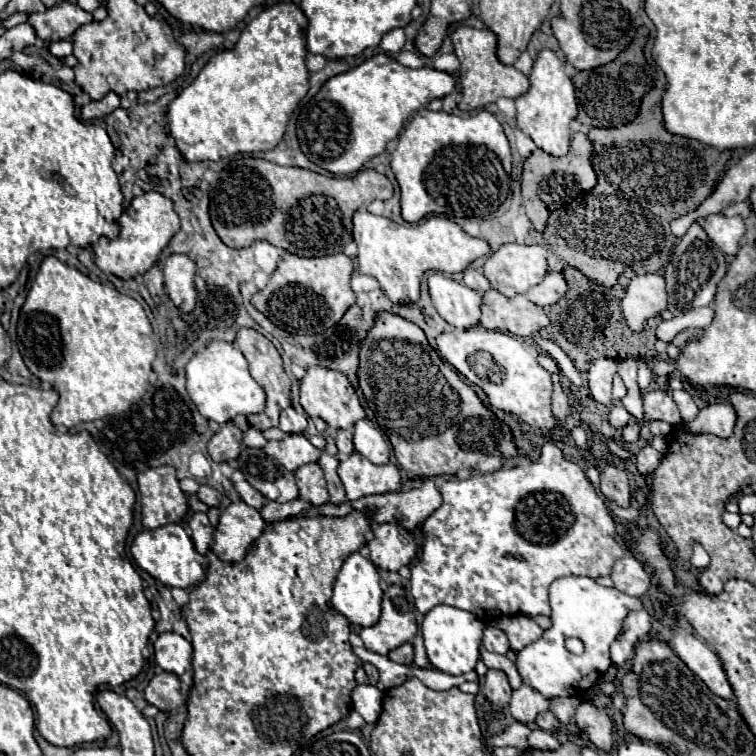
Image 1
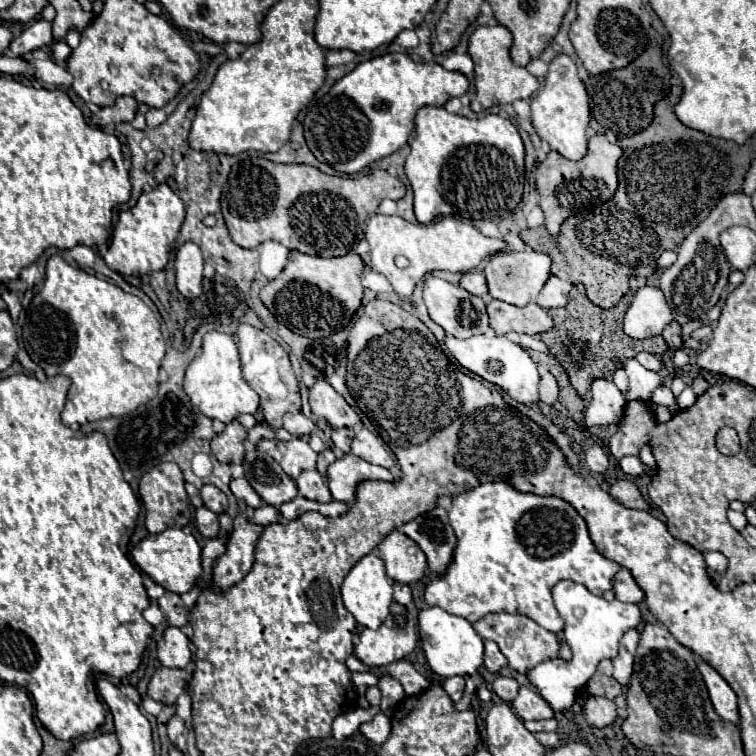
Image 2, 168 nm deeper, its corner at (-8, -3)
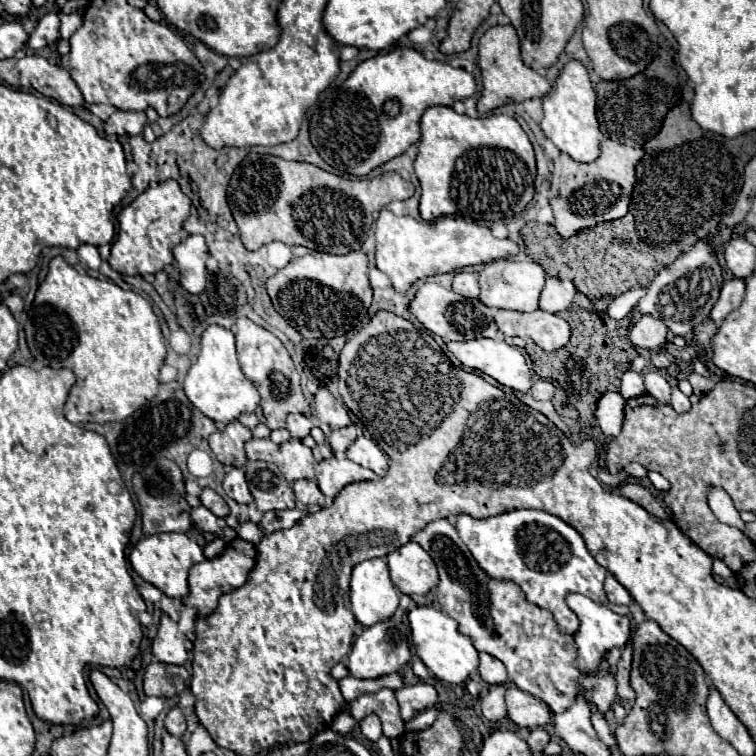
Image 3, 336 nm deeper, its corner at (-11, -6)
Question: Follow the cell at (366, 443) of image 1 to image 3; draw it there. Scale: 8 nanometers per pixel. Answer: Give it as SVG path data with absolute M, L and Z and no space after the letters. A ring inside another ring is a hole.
M359 436L351 448L347 450L347 458L357 462L359 466L365 466L369 470L373 470L379 476L385 476L389 470L389 458L387 454L369 438Z

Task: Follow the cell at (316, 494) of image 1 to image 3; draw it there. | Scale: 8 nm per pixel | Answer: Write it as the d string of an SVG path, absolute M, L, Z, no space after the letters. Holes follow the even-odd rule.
M297 480L293 482L293 492L299 502L305 506L325 506L325 496L313 480Z

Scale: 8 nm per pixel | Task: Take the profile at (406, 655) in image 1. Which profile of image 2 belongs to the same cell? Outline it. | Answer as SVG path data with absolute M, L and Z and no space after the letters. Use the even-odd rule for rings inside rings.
M382 677L380 683L378 683L378 689L382 693L382 705L380 705L382 709L388 709L390 705L398 703L400 699L404 699L402 685L396 679L392 679L392 677Z

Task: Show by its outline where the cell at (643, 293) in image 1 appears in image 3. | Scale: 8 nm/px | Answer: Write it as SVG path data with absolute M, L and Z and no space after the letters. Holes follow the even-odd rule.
M645 314L637 322L633 322L633 326L629 330L629 340L637 348L645 348L645 350L655 352L667 342L667 334L669 334L669 328L665 322Z

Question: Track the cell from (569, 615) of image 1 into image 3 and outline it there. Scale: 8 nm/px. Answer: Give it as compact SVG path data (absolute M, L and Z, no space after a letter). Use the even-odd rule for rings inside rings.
M569 592L565 596L567 606L577 614L579 618L579 630L575 632L575 644L577 644L577 668L581 676L587 676L595 672L603 660L603 656L613 650L613 648L623 648L627 640L631 638L631 616L627 614L617 614L611 608L593 602L591 598L579 594L579 592Z

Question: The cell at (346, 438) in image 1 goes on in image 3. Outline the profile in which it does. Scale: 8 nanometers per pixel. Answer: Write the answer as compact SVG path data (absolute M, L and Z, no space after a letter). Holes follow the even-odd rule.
M353 424L351 426L345 426L345 428L333 430L331 436L329 436L329 444L331 444L335 456L337 458L345 458L345 452L355 442L355 438L357 438L357 432L355 432L355 426Z

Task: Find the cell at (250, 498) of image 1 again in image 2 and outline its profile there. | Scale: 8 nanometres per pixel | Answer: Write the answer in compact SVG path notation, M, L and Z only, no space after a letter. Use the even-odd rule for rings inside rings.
M238 477L238 479L232 479L230 481L230 491L234 493L236 499L242 499L248 507L260 507L262 505L262 499L258 497L258 493L250 487L250 483L244 479L244 477Z

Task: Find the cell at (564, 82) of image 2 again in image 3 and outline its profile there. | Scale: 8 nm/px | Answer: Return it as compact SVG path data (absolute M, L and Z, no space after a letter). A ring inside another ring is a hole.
M569 60L563 70L559 72L559 78L551 92L543 96L543 120L541 128L545 136L565 154L569 154L577 162L593 162L599 156L599 142L601 142L601 132L599 132L599 122L597 122L597 96L593 90L593 84L589 80L587 68L577 62Z

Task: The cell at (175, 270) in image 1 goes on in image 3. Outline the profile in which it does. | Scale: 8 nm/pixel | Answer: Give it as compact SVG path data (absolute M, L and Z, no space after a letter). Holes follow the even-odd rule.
M187 236L187 240L179 242L173 248L179 272L181 272L181 286L189 294L201 294L205 290L205 280L207 280L207 246L203 236Z

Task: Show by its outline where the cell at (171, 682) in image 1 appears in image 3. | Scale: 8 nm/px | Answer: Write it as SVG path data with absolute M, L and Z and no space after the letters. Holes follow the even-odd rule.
M153 662L147 666L143 688L147 696L159 696L159 698L171 698L183 692L189 672L185 666L171 666L163 662Z

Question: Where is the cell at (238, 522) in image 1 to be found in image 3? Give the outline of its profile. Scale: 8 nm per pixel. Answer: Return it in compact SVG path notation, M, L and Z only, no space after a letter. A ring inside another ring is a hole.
M235 538L233 542L227 544L223 554L211 558L211 560L203 560L191 568L191 572L189 572L189 596L187 596L185 604L195 606L199 610L199 616L211 614L217 608L219 598L223 594L227 594L227 592L231 592L247 582L249 572L255 566L255 560L257 560L255 544L251 544L243 538Z

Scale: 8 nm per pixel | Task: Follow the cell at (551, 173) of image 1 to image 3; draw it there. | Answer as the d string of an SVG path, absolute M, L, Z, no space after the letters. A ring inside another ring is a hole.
M609 138L601 142L599 158L589 164L575 162L567 154L559 154L559 158L553 162L551 172L551 208L555 214L553 226L557 228L557 232L563 238L569 238L581 228L623 218L627 214L635 184L635 164L641 158L641 148L623 146Z

